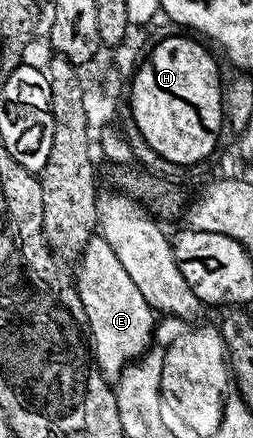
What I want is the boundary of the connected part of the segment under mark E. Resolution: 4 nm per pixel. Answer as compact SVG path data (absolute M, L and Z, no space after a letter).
M99 235L93 236L87 243L87 247L79 258L77 273L75 269L75 284L77 294L83 303L83 311L87 311L87 323L89 324L89 336L91 338L91 357L97 362L102 375L113 383L120 378L127 366L134 364L145 356L146 349L153 343L153 330L155 328L155 310L143 299L139 287L127 275L123 263L115 256L115 251Z

